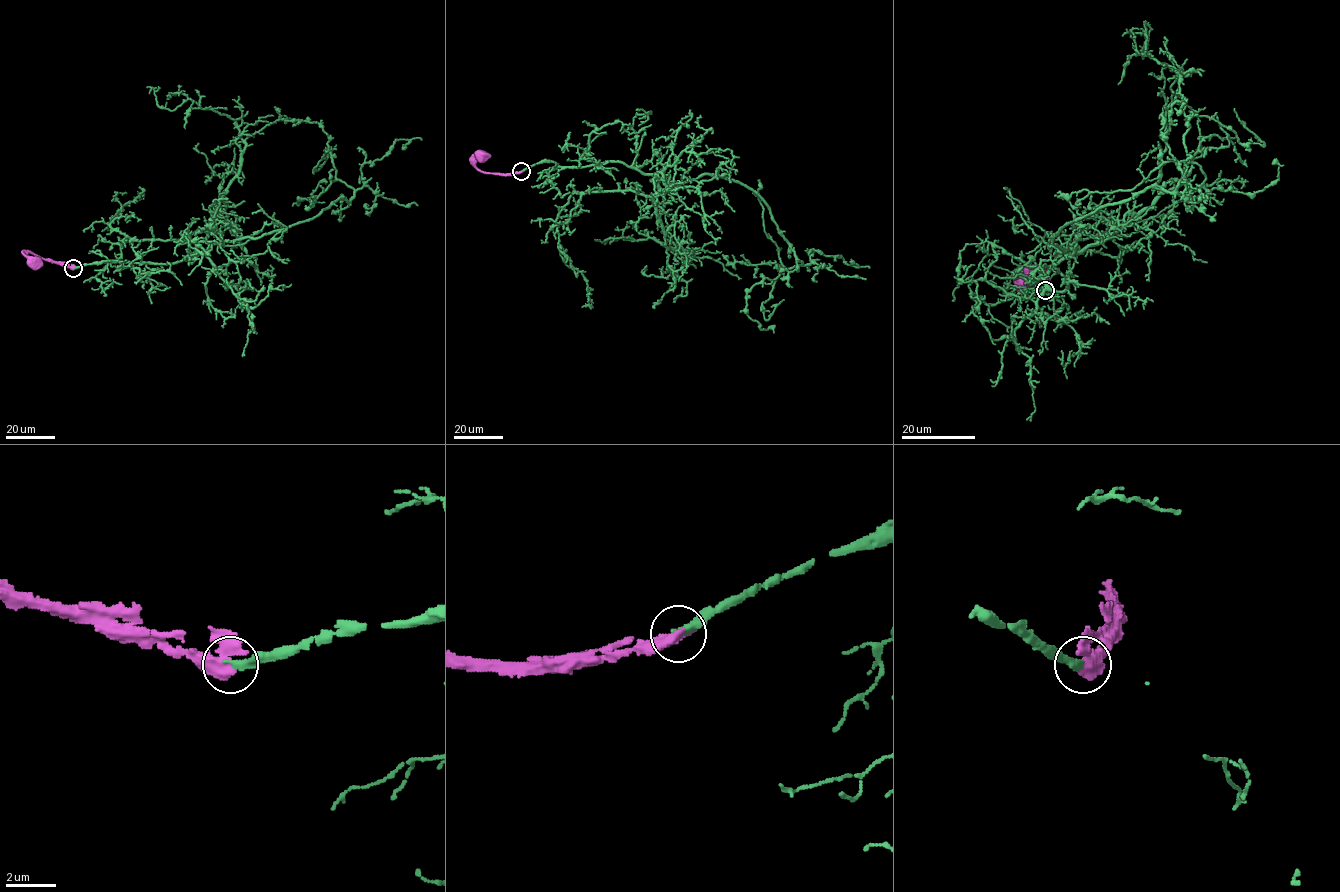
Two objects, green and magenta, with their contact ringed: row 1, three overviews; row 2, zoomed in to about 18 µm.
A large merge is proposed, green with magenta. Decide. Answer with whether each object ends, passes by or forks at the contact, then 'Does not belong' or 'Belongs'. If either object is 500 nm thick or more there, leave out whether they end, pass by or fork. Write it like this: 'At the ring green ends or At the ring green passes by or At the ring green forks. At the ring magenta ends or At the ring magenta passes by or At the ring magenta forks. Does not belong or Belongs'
At the ring green ends. At the ring magenta passes by. Belongs

